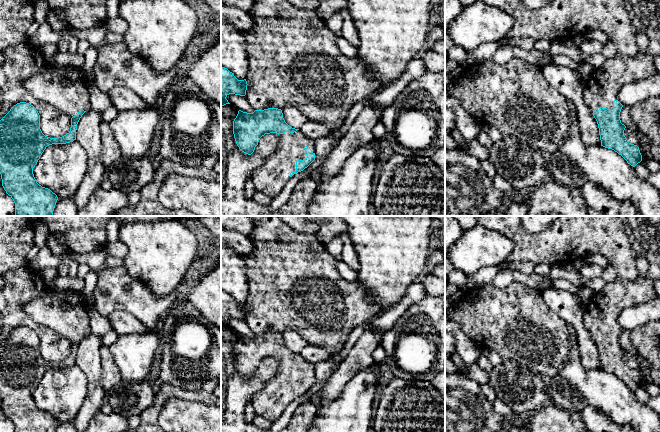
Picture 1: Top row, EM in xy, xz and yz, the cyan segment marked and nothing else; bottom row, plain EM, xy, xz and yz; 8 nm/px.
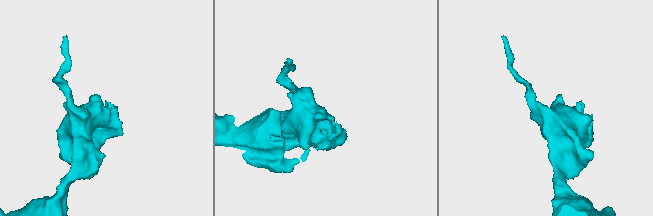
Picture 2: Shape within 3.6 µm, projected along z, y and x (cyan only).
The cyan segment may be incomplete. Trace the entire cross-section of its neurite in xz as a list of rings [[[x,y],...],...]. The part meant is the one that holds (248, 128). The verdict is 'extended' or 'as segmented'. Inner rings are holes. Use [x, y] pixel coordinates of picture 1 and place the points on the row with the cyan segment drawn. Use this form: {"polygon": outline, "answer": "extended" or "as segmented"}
{"polygon": [[[268,108],[255,110],[253,113],[238,111],[233,121],[233,134],[239,149],[251,155],[262,136],[276,133],[279,135],[279,144],[276,151],[264,160],[261,167],[256,168],[252,173],[252,181],[255,189],[271,196],[278,196],[289,179],[296,173],[303,171],[315,160],[315,141],[306,137],[299,129],[289,126],[284,118],[281,109]]], "answer": "extended"}

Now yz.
{"polygon": [[[639,51],[630,57],[619,52],[614,58],[606,58],[600,68],[593,69],[589,80],[584,83],[584,102],[597,121],[601,146],[614,150],[633,167],[642,161],[642,155],[639,147],[629,143],[624,136],[626,126],[620,120],[623,105],[618,101],[618,92],[623,85],[650,78],[656,72],[653,56],[649,53]]], "answer": "extended"}

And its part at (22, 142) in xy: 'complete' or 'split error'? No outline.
split error

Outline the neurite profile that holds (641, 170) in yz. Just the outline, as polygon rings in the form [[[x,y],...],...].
[[[641,161],[640,163],[638,163],[635,167],[634,167],[635,173],[636,175],[642,179],[647,181],[648,177],[651,175],[651,171],[647,168],[647,166],[645,165],[645,163],[643,161]]]

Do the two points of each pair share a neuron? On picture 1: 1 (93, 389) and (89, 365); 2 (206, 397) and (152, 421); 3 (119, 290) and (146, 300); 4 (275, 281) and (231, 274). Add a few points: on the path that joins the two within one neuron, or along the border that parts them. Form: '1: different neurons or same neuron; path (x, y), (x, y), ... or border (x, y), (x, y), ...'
1: same neuron; path (93, 383), (93, 371)
2: same neuron; path (190, 396), (168, 394), (158, 405)
3: same neuron; path (126, 293), (139, 300)
4: different neurons; border (240, 255), (246, 268), (246, 300)

